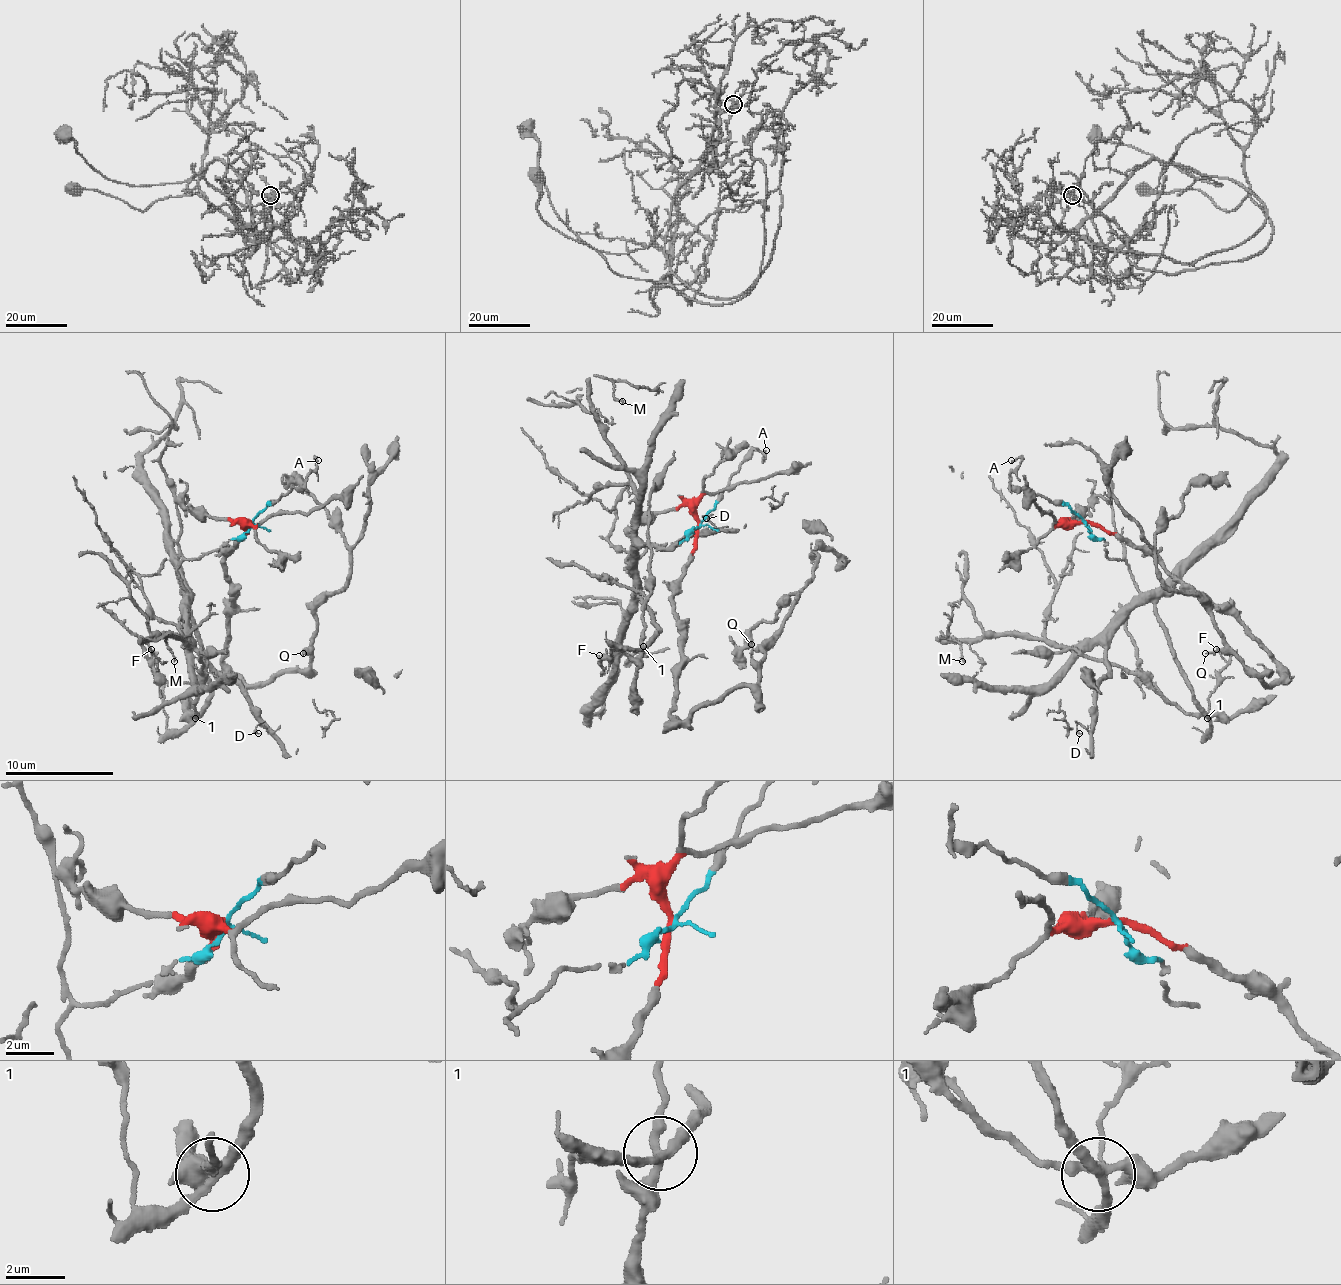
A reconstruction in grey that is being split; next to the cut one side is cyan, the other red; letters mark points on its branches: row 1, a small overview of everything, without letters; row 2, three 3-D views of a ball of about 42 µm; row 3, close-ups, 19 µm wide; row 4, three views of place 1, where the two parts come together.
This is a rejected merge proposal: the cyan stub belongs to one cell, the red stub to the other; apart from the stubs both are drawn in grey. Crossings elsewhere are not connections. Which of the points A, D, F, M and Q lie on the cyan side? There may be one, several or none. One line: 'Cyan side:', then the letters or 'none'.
Cyan side: A, D, F, M

